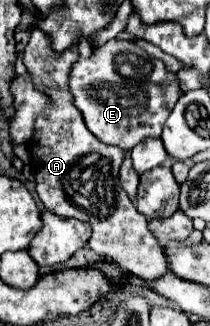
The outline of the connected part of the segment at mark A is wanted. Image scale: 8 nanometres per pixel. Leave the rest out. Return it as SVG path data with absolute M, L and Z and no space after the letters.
M31 31L23 63L31 73L35 87L47 93L51 99L51 107L37 117L31 139L37 195L49 211L61 217L75 217L91 223L93 235L89 239L89 247L103 259L121 263L125 271L143 281L159 279L165 275L165 271L169 271L163 249L149 231L149 221L139 215L119 181L119 167L125 159L125 153L119 147L101 143L93 133L89 133L81 113L71 101L67 77L71 65L77 59L79 47L71 47L69 51L61 51L61 55L57 55L57 51L49 51L49 39L45 39L43 31Z

